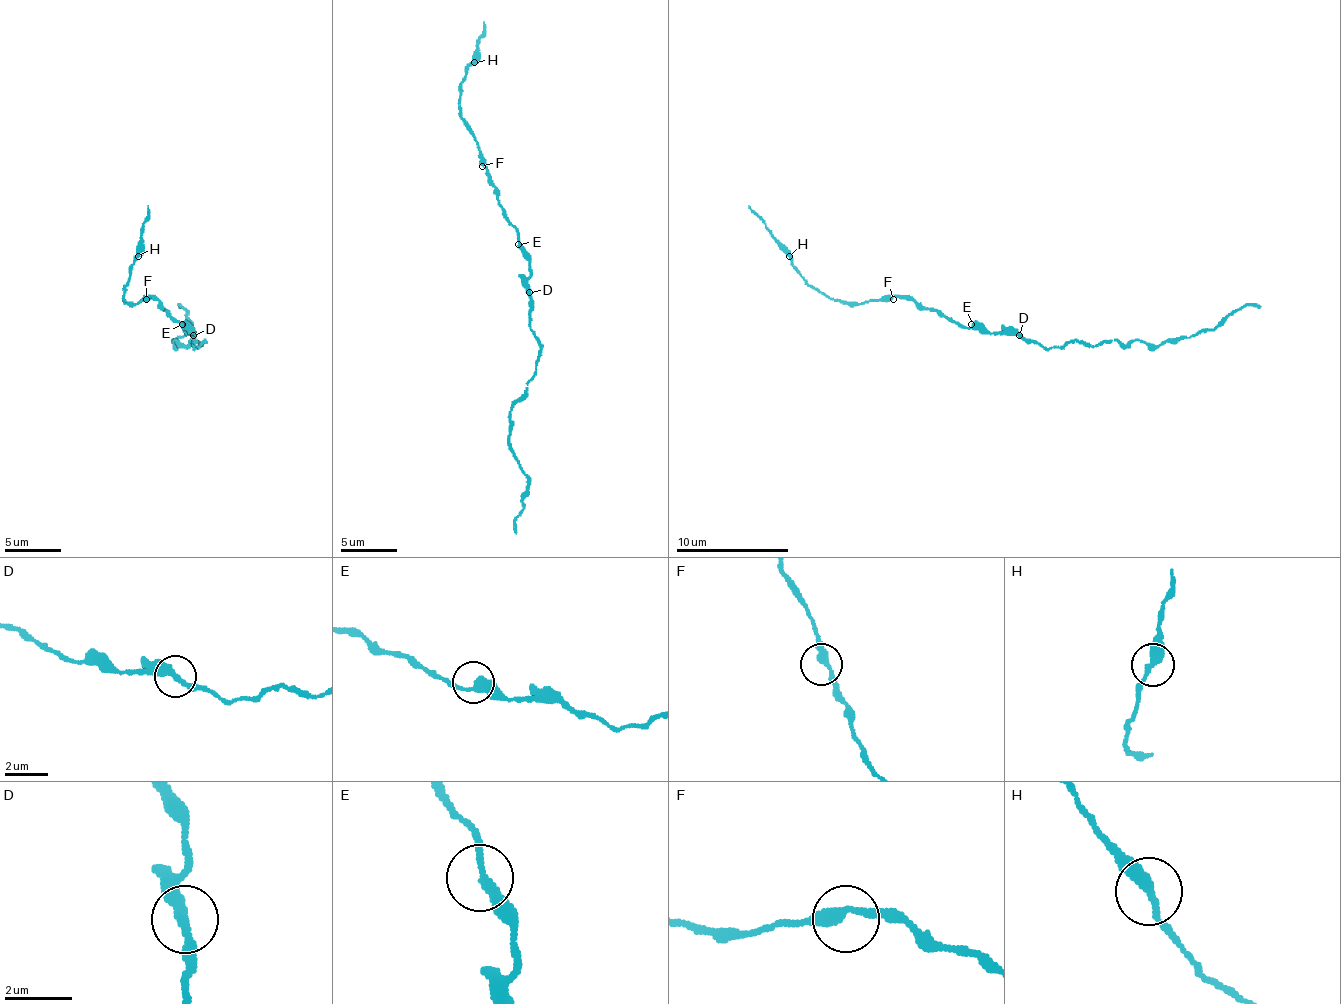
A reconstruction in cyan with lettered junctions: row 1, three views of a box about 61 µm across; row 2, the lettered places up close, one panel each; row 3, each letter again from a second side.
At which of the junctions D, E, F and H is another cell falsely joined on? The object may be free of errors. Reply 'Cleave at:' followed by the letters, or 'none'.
Cleave at: none

